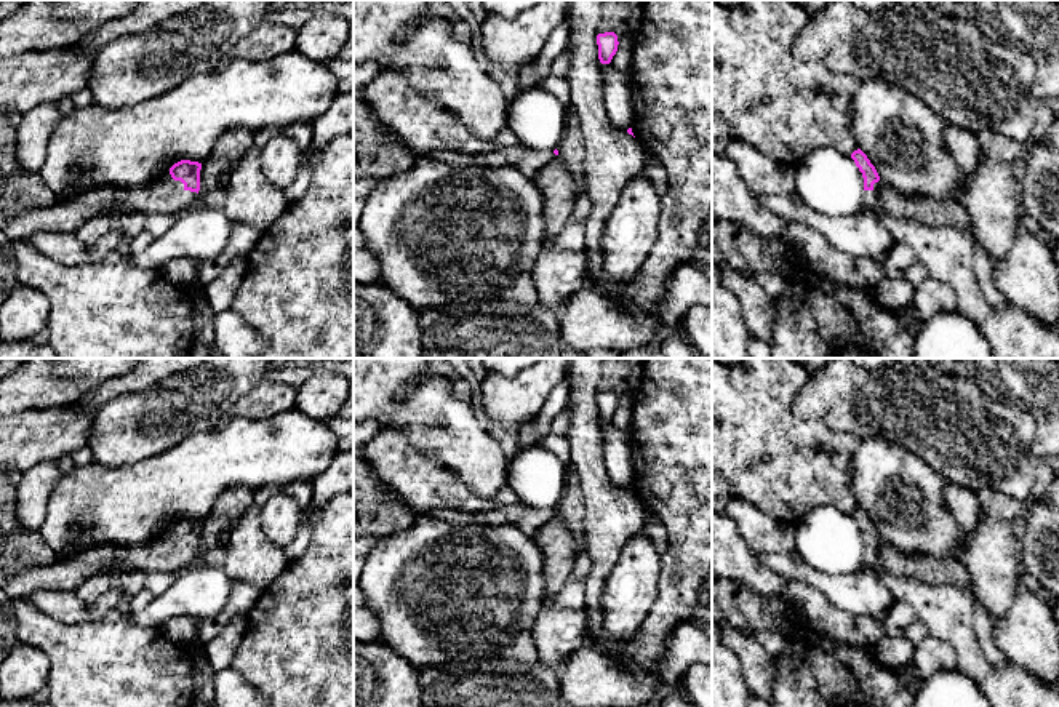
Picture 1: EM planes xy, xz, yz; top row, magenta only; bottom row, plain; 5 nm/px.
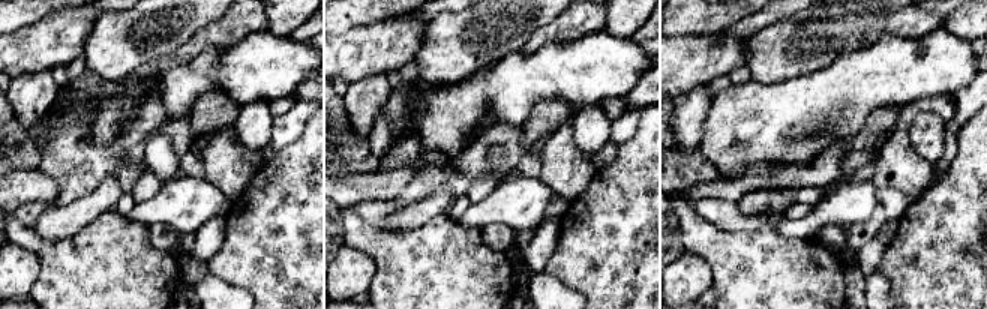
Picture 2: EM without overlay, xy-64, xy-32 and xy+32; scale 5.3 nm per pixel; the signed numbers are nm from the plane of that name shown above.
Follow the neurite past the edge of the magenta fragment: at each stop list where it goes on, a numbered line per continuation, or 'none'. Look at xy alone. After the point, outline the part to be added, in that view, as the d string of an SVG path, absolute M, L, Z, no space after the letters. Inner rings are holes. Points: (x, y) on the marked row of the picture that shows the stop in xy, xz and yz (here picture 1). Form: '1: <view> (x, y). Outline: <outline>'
1: xy (165, 195). Outline: M170 173L149 186L134 189L91 189L53 206L29 210L14 216L0 214L0 230L11 240L29 240L38 232L75 232L86 219L118 208L152 214L179 214L198 202L198 194L184 189Z

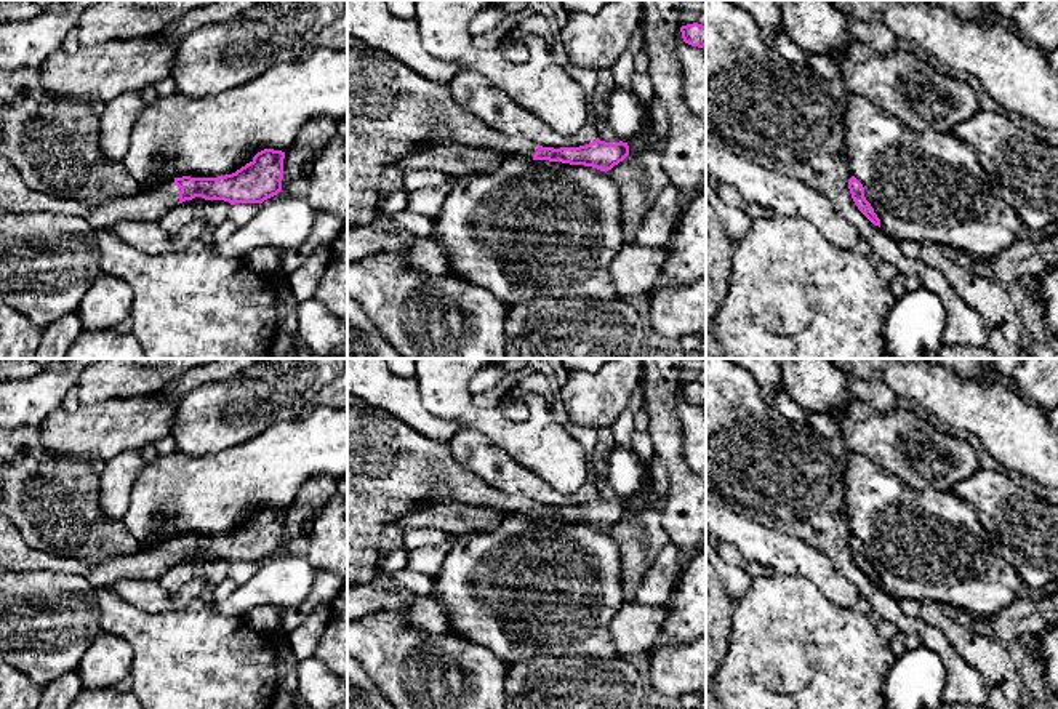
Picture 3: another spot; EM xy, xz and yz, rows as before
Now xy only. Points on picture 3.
1: xy (15, 196). Outline: M0 155L0 208L14 213L54 213L80 216L94 229L112 229L122 221L158 221L179 202L181 189L170 179L136 195L86 205L32 190L21 174Z

